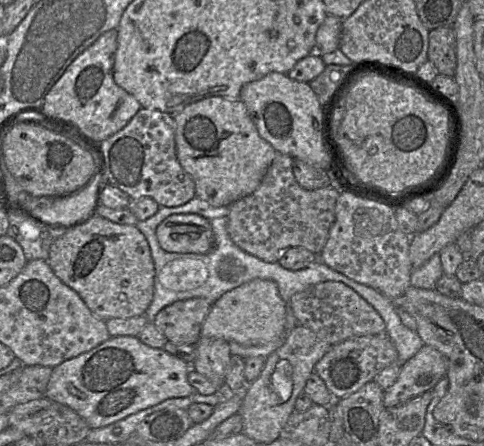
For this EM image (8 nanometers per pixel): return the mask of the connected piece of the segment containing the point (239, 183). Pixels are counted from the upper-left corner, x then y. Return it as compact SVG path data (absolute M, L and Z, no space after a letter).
M207 97L188 104L173 119L178 161L194 181L196 197L212 207L228 207L252 194L278 153L259 135L239 98Z

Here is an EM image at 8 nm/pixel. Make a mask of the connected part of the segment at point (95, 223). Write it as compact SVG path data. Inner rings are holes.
M97 215L86 223L67 228L66 232L51 245L48 264L55 276L66 286L74 290L84 301L90 311L96 317L104 321L114 318L128 319L137 316L144 316L154 297L155 265L147 239L136 225L117 224Z

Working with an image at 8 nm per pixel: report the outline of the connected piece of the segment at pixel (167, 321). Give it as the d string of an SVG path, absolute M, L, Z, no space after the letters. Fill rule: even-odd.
M203 298L177 301L159 311L152 323L167 341L196 345L213 304Z

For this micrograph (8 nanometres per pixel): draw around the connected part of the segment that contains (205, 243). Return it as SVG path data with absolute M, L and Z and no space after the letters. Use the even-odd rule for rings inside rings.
M173 214L157 227L156 236L166 252L207 254L215 243L211 220L199 214Z

